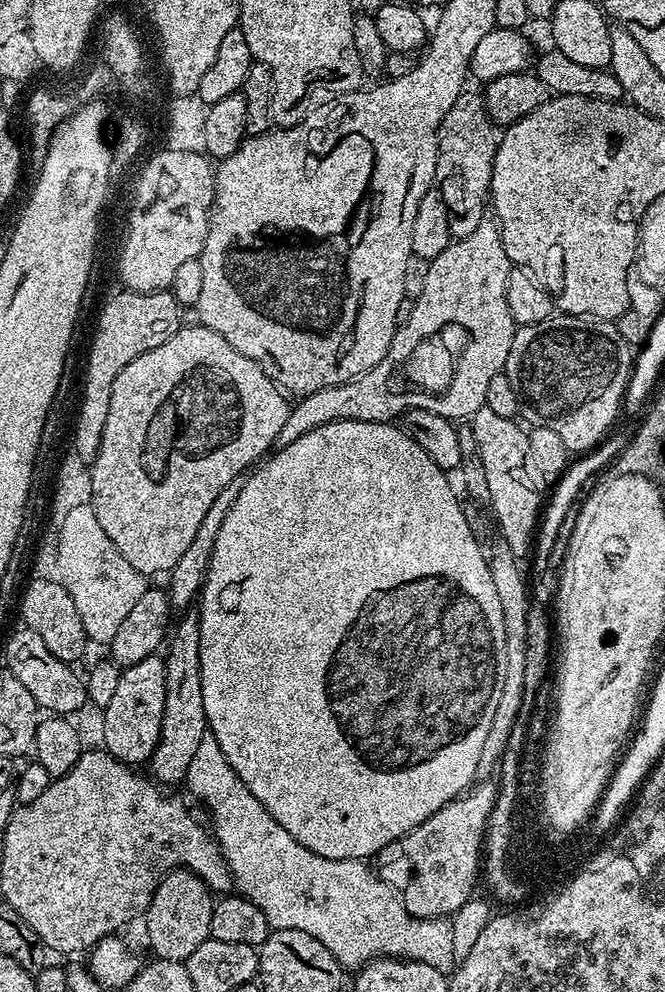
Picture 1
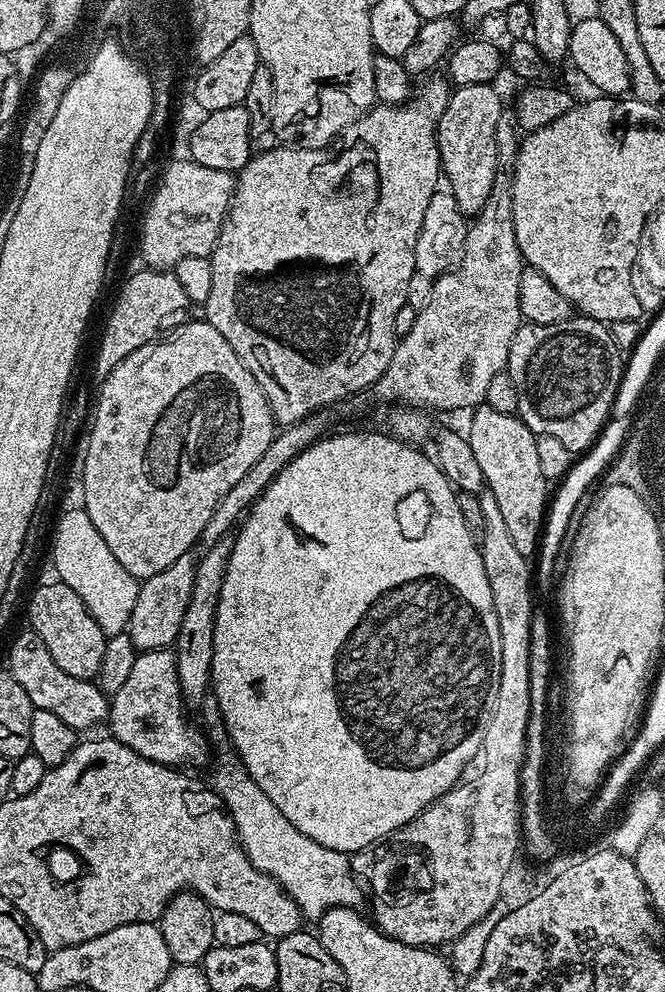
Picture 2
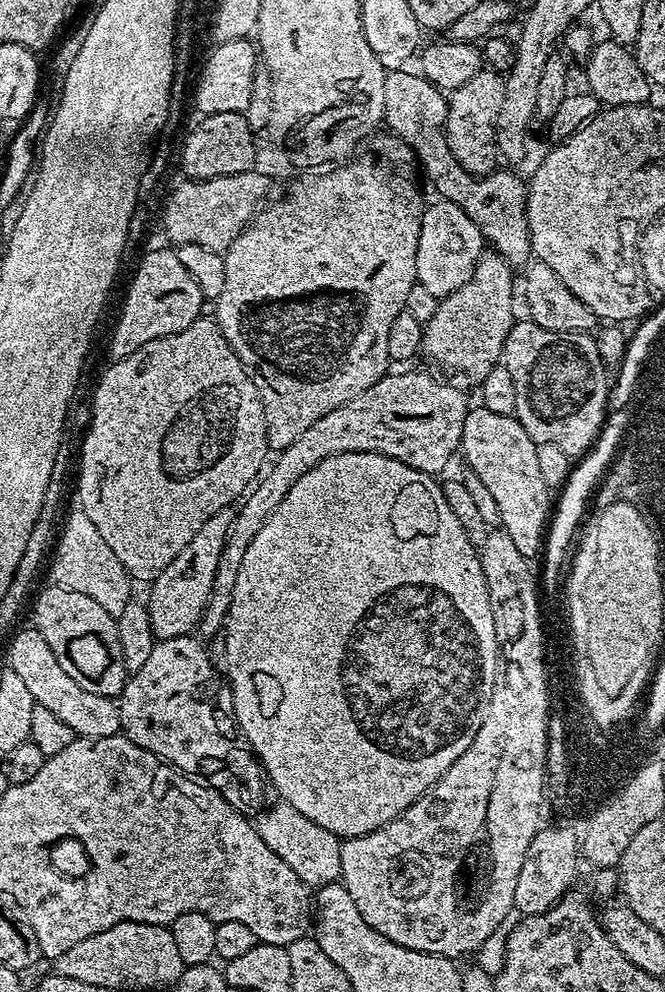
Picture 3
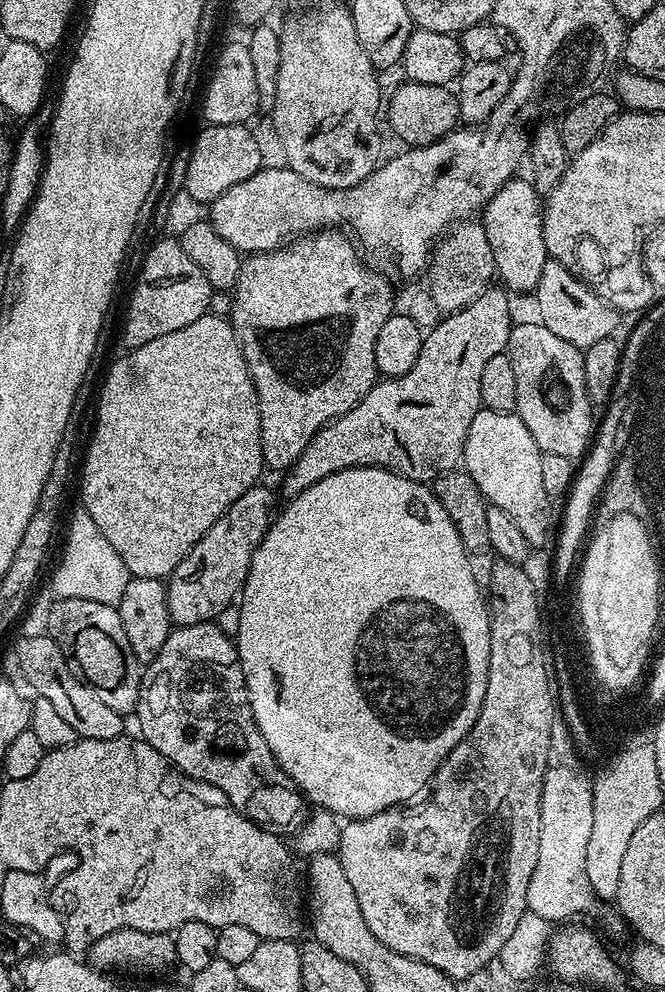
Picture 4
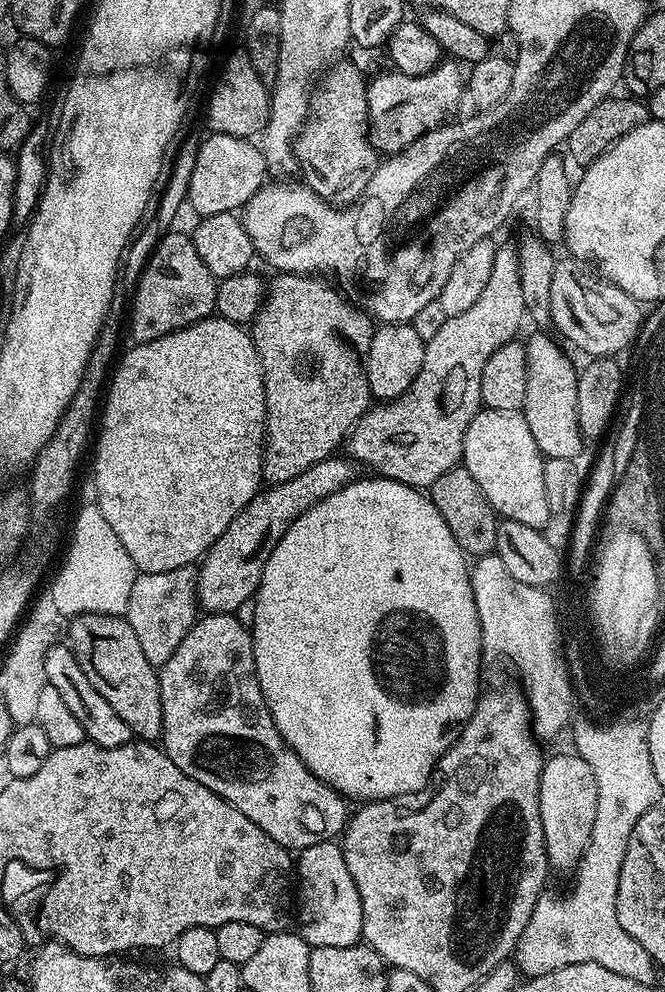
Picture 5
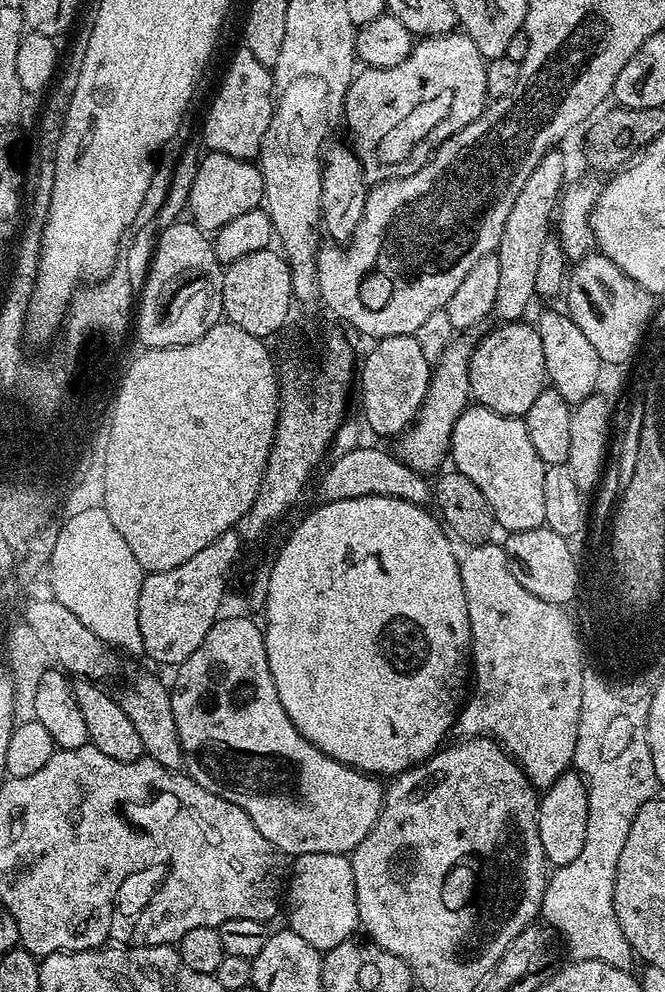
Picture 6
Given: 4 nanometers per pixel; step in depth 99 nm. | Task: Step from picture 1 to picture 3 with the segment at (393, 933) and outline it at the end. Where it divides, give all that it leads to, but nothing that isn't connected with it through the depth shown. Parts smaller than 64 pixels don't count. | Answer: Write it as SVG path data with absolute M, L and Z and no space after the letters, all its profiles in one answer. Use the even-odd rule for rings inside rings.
M276 802L273 808L265 807L257 816L260 817L255 817L254 823L262 842L266 842L266 846L270 846L270 850L274 850L274 854L278 854L278 858L282 858L282 862L286 862L286 866L290 866L290 870L294 870L304 884L323 886L340 880L341 837L324 830L318 822L310 822L306 814L298 814L294 806L283 802Z

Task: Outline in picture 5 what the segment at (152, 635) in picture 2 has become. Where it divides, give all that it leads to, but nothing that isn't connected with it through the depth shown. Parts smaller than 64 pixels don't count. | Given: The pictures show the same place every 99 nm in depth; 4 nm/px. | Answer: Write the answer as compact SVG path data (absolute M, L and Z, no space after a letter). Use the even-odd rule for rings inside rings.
M327 456L322 462L314 462L310 470L298 474L298 478L265 487L236 515L234 522L226 526L226 530L213 542L198 564L196 596L199 607L205 613L236 614L244 603L247 605L255 597L262 570L266 570L266 562L270 554L274 554L274 546L278 546L282 534L286 534L289 526L303 512L308 512L310 506L322 502L322 498L342 490L357 479L357 465L351 459L341 456Z

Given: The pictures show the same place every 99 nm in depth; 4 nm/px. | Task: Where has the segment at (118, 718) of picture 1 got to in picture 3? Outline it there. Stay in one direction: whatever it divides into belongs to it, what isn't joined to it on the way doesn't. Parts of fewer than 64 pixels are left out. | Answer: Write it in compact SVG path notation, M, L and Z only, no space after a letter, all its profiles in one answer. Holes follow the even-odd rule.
M192 634L156 640L153 643L150 658L146 658L144 665L129 675L124 689L120 691L120 732L127 736L130 742L142 746L142 750L150 750L158 759L177 768L185 776L206 782L209 788L220 792L222 798L230 802L230 806L248 814L251 813L251 808L260 810L265 807L266 777L259 760L236 727L232 692L221 669L212 665L203 643L205 644L203 639Z

